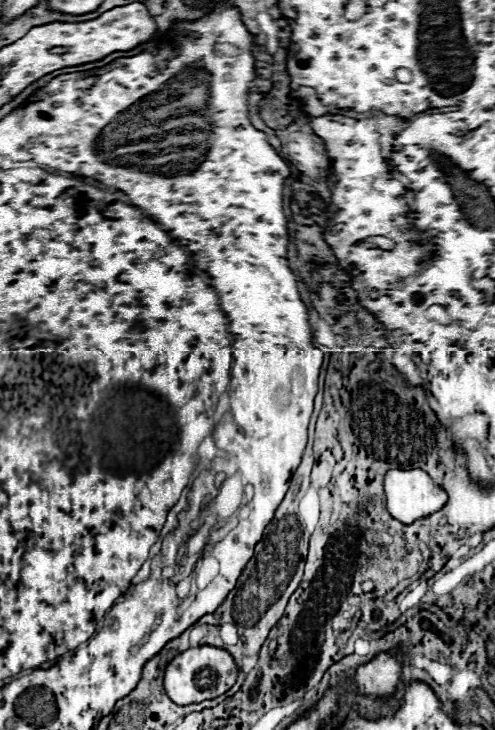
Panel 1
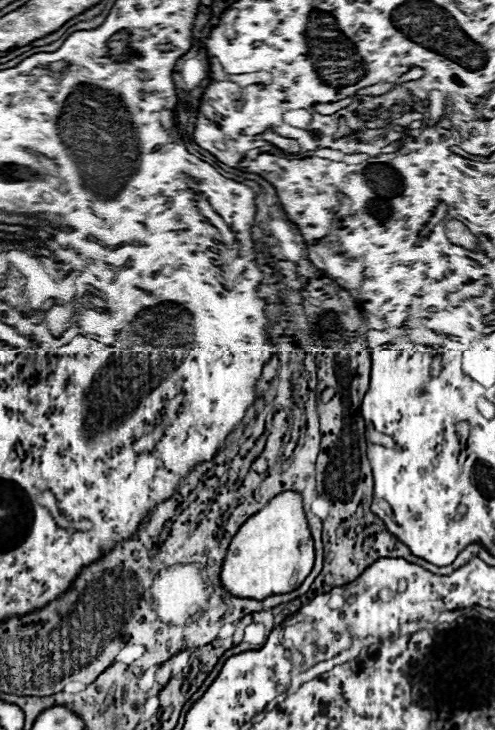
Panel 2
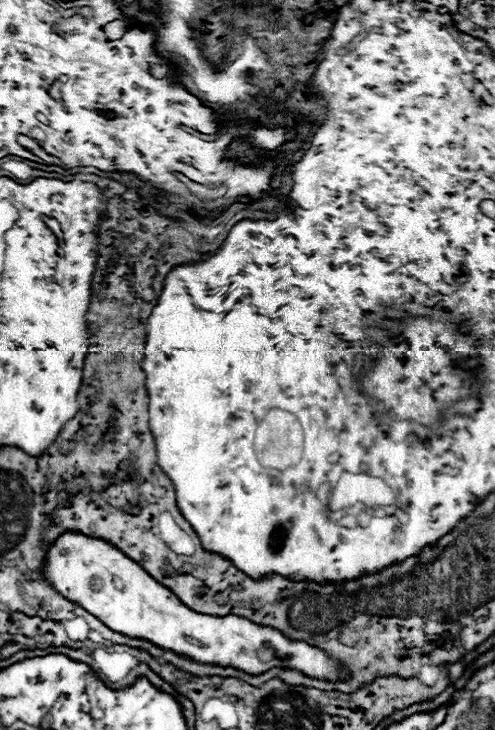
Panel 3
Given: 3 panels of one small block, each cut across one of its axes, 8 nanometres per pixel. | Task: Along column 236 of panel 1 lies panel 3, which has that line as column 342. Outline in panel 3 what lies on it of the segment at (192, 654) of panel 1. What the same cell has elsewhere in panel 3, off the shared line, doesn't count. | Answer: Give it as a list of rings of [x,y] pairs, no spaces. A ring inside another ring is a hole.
[[[66,530],[48,548],[40,572],[58,594],[76,602],[114,632],[152,640],[156,646],[186,654],[196,662],[234,666],[248,674],[262,674],[274,666],[288,666],[312,678],[328,680],[336,680],[346,672],[318,648],[292,642],[274,628],[256,628],[256,624],[240,620],[240,616],[194,612],[180,602],[172,590],[164,588],[158,580],[144,572],[138,562],[102,538],[90,538],[80,532]]]

